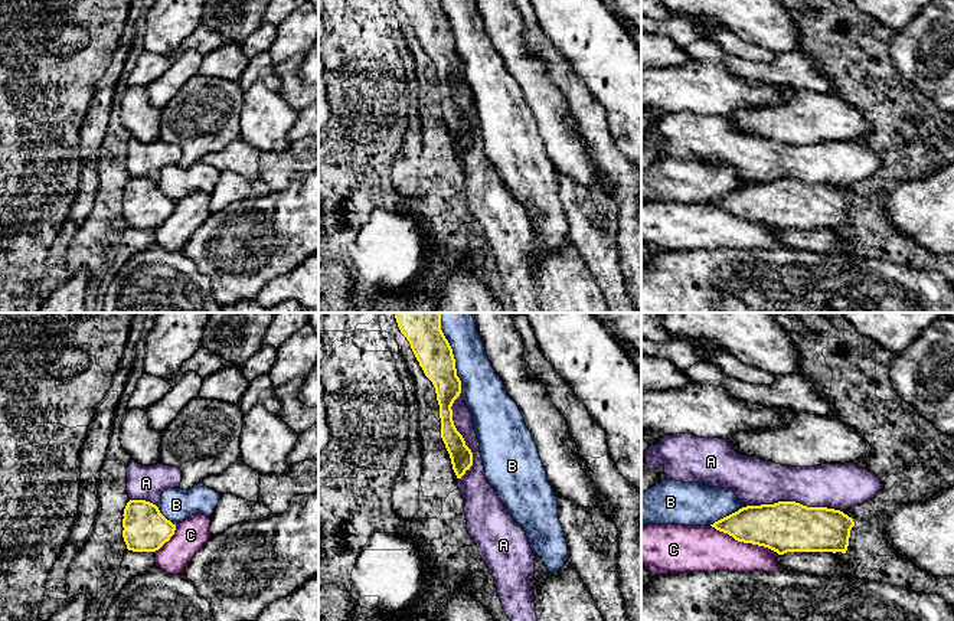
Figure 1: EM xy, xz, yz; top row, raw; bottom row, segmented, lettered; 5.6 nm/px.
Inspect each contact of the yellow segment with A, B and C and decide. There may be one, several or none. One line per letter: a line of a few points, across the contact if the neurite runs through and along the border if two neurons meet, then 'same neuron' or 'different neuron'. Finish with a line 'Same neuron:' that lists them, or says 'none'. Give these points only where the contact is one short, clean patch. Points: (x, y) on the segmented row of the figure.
A: different neuron
B: different neuron
C: different neuron
Same neuron: none

